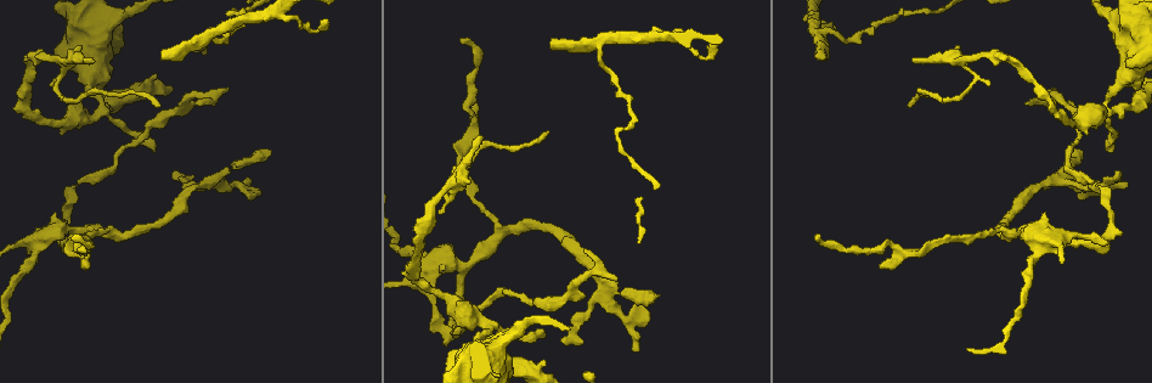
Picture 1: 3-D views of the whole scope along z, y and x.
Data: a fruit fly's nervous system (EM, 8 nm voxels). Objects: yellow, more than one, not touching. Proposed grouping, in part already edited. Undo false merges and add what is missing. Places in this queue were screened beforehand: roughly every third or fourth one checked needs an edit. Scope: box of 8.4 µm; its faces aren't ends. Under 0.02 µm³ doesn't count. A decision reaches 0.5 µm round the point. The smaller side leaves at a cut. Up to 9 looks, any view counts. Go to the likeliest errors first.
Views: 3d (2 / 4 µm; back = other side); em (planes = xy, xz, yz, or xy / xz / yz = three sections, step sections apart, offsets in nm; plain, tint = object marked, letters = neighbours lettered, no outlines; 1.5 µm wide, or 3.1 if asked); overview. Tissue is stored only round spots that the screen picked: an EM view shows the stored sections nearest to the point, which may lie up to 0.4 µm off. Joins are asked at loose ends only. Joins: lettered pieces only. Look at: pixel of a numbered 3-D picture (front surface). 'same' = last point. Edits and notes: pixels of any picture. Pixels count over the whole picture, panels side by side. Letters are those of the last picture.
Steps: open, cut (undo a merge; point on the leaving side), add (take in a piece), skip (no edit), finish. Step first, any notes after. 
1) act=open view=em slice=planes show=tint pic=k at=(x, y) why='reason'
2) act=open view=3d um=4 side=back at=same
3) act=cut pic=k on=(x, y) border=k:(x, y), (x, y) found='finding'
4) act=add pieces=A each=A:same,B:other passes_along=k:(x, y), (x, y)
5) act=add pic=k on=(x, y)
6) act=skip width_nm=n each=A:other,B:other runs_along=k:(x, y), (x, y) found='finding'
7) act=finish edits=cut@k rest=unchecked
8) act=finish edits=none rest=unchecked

act=open view=em slice=yz step=4 show=tint pic=1 at=(92, 61) why='an open end'

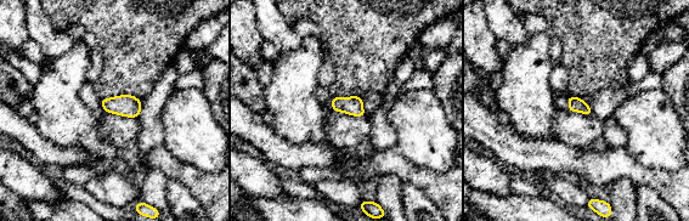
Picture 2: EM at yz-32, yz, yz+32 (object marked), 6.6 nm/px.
act=open view=em slice=planes show=letters at=same why='cut it another way'

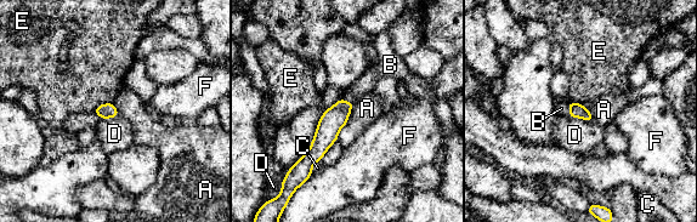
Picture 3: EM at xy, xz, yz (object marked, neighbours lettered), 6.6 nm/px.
act=add pic=3 on=(561, 108) each=A:other,B:same,C:other,D:other,E:other,F:other passes_along=3:(576, 109), (570, 109), (561, 108) found='it goes on there'

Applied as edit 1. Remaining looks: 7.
act=open view=em slice=planes show=tint pic=1 at=(1056, 89) why='tapers out'

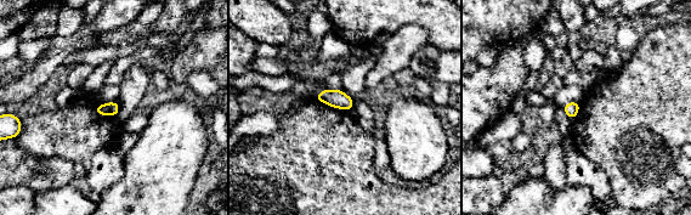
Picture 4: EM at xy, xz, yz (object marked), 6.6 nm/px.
act=open view=em slice=planes show=letters at=same

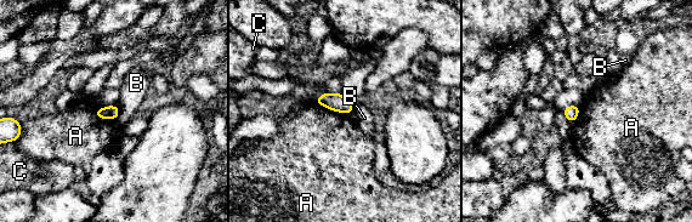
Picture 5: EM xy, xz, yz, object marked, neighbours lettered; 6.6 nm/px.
act=skip each=A:other,B:other,C:other border=5:(315, 102), (349, 114) found='none of them fits'

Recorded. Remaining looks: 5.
act=open view=3d um=2 pic=1 at=(1110, 111) why='narrows sharply'

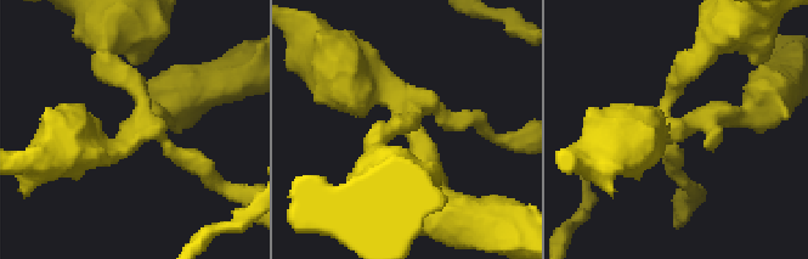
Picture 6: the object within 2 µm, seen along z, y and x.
act=open view=em slice=yz step=8 show=letters pic=6 at=(135, 126)

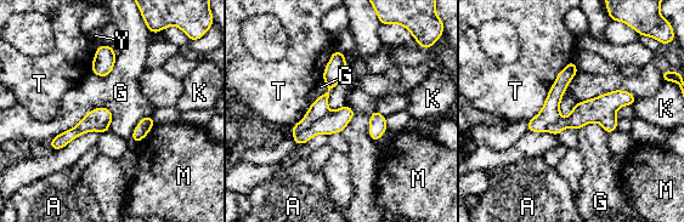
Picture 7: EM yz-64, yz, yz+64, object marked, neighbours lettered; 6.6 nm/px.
act=cut pic=7 on=(333, 121) width_nm=150 each=A:other,G:other,K:other,M:other,T:other,Y:other border=7:(327, 109), (321, 118), (293, 135) found='two neurons meet here'

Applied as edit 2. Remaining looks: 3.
act=finish edits=add@3,cut@7 rest=unchecked

